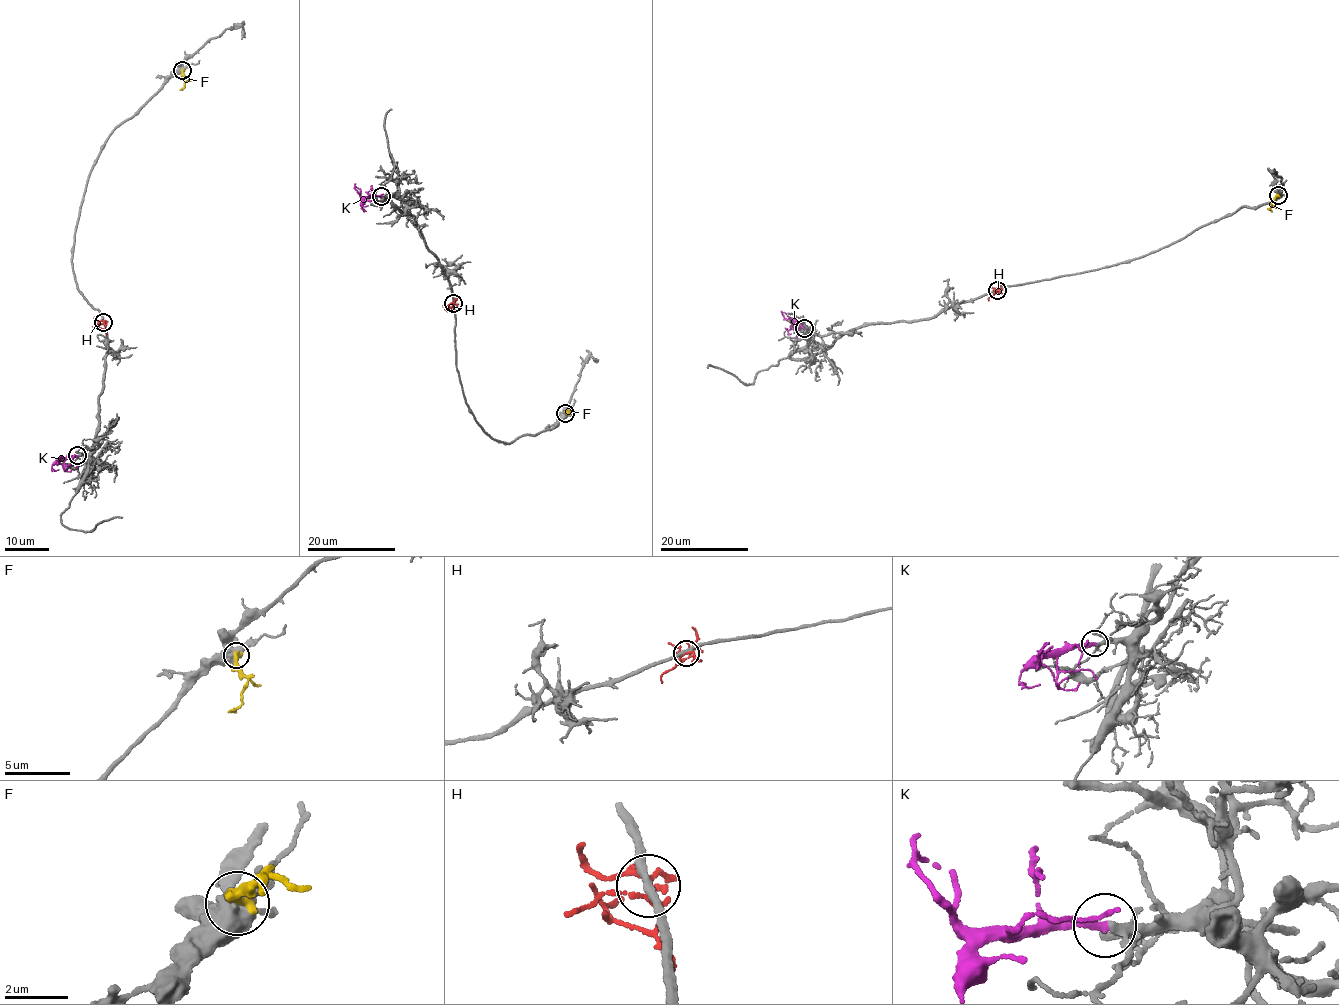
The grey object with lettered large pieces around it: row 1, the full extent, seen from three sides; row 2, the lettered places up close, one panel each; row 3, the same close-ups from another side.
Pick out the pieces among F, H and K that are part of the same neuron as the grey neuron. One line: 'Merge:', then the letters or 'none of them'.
Merge: K

